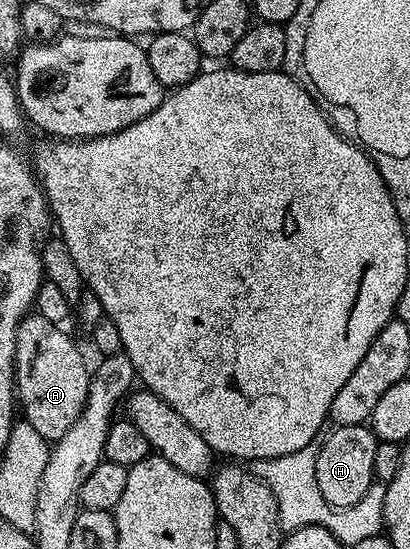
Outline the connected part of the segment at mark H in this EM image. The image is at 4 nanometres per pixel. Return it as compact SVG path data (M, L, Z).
M366 424L340 425L330 430L327 438L322 438L317 455L317 487L325 495L325 503L338 509L348 509L360 504L375 481L373 458L377 455L379 438L375 430Z

